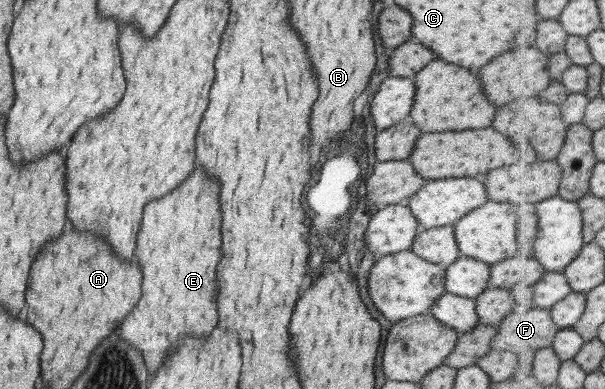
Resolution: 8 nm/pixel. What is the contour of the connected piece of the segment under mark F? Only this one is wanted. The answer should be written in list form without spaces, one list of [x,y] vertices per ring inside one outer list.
[[[523,303],[497,325],[497,337],[491,347],[498,348],[499,351],[524,352],[526,356],[531,357],[534,351],[551,347],[560,330],[561,326],[552,319],[550,309]]]

